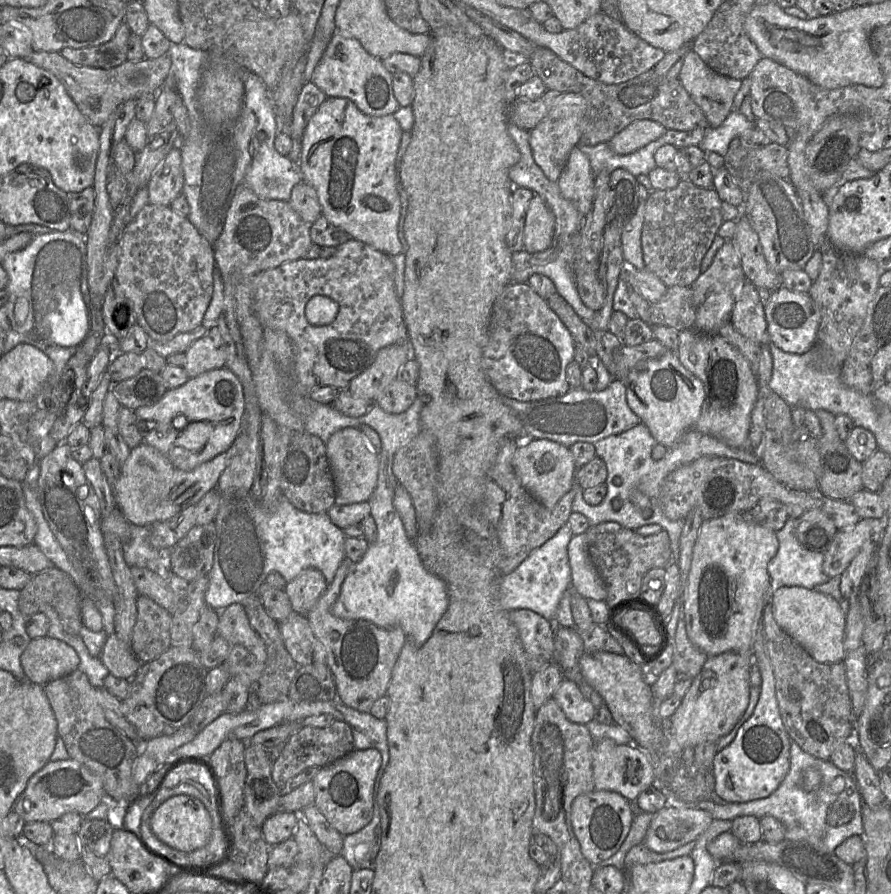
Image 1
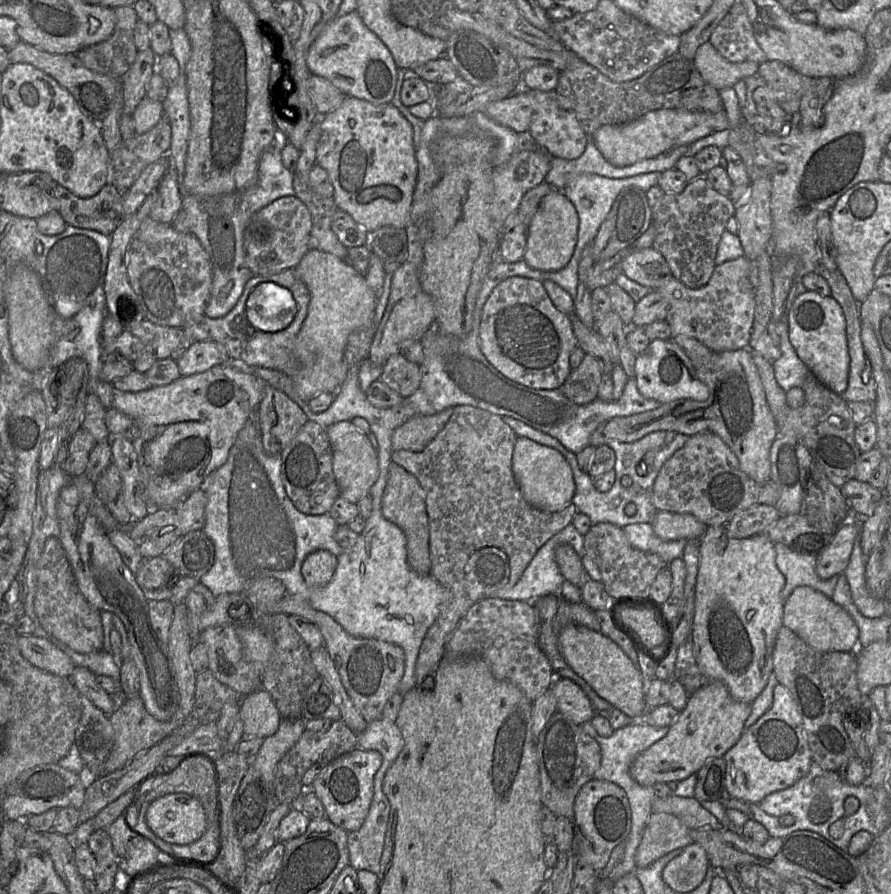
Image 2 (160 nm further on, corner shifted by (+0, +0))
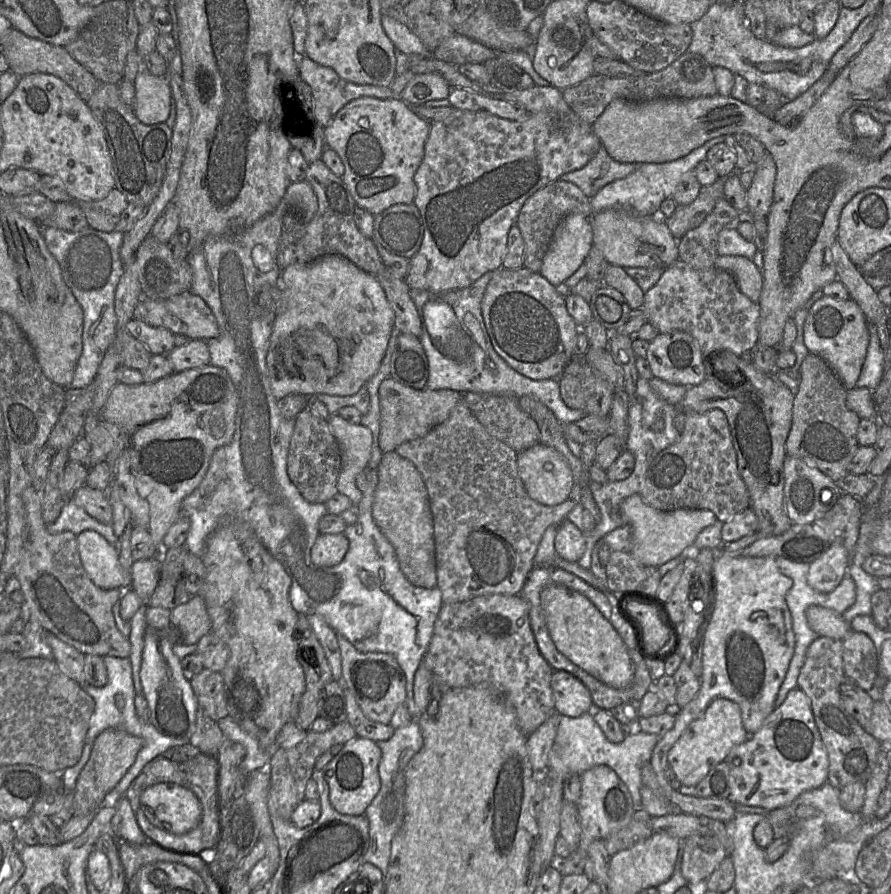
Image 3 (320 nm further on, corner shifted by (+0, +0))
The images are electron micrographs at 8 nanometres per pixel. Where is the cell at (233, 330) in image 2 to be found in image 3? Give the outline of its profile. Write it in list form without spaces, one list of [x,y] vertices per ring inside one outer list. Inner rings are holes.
[[[191,291],[167,299],[149,299],[142,297],[135,308],[135,316],[151,326],[165,328],[174,335],[183,334],[190,339],[210,340],[219,336],[217,321],[205,301]]]

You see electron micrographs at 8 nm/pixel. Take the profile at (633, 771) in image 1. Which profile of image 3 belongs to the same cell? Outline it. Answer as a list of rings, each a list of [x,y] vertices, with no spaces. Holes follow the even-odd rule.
[[[715,698],[706,708],[703,715],[692,721],[668,752],[667,762],[676,779],[684,786],[696,786],[720,762],[725,761],[731,749],[748,738],[744,728],[739,705],[726,698]]]

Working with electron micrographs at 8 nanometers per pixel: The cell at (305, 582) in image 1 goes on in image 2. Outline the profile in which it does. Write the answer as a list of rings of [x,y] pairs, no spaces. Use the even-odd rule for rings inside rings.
[[[317,550],[304,559],[301,573],[310,588],[320,588],[328,584],[337,567],[338,556],[327,550]]]

